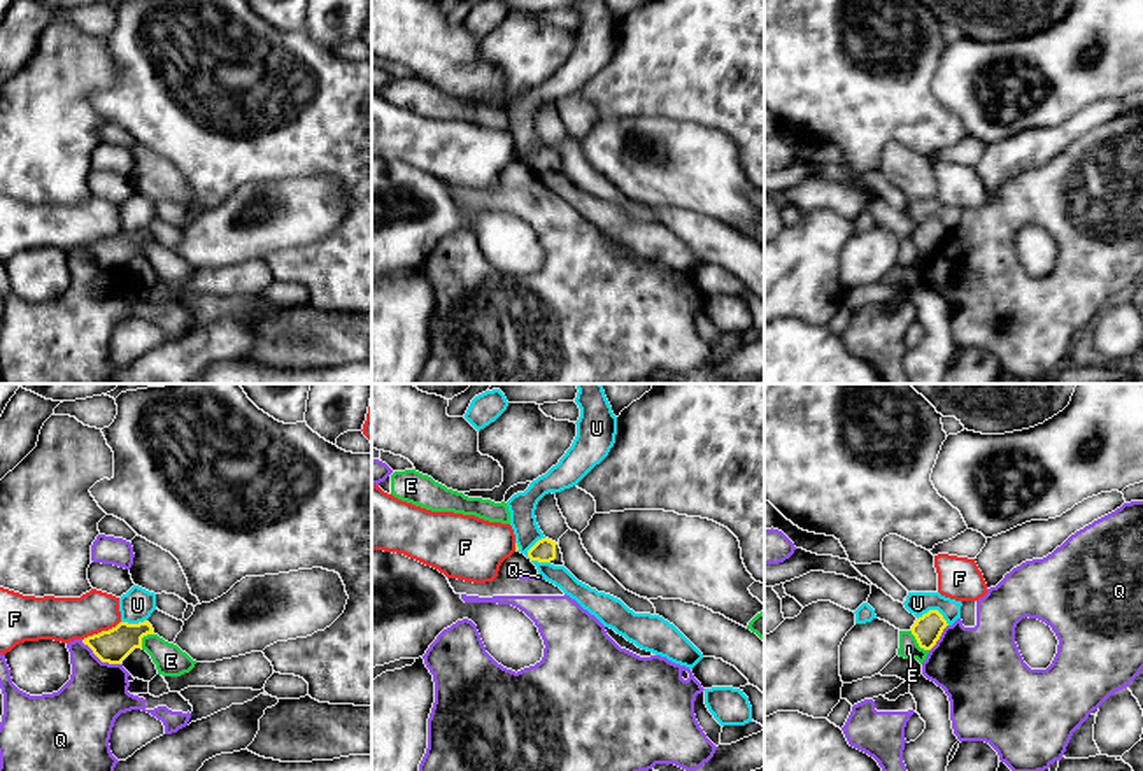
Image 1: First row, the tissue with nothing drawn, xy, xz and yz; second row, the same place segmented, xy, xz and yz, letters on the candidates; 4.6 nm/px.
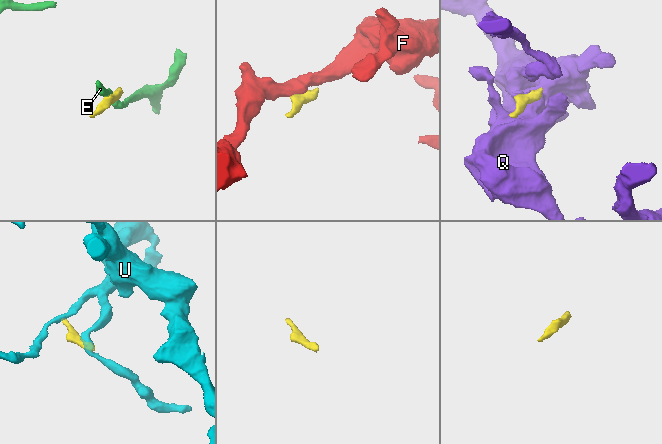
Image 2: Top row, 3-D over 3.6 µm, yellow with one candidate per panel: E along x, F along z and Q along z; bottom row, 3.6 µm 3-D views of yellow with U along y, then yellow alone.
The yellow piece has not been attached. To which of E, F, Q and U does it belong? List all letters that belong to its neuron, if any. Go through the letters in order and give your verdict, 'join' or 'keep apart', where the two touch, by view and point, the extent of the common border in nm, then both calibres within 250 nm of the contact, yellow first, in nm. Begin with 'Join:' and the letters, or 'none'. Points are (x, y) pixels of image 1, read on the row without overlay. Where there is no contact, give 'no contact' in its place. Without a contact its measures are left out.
Join: none
E: keep apart | yz (917, 249) | 130 nm | 130/90 nm
F: keep apart | xy (102, 239) | 200 nm | 160/200 nm
Q: keep apart | xy (100, 267) | 220 nm | 160/300 nm
U: keep apart | xz (530, 156) | 130 nm | 110/120 nm

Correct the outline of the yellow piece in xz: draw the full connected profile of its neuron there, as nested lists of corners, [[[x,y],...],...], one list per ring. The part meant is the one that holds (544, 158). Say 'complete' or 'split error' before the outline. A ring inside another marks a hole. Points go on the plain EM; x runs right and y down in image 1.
split error; [[[549,145],[538,147],[529,158],[528,165],[538,170],[550,170],[554,173],[564,173],[561,156]]]

